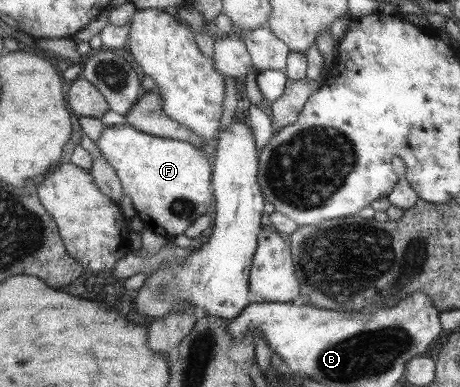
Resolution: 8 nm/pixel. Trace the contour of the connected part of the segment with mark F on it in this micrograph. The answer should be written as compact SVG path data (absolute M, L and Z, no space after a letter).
M129 124L107 125L96 142L100 156L119 178L144 230L173 239L181 235L197 217L205 215L211 203L211 168L205 155L185 141L152 137Z

